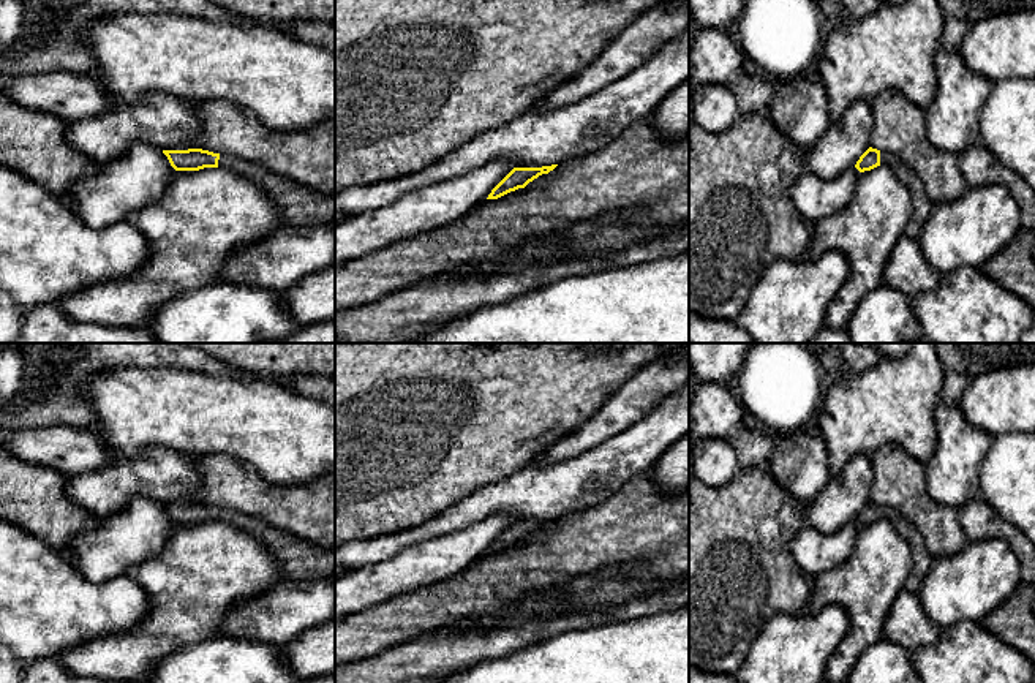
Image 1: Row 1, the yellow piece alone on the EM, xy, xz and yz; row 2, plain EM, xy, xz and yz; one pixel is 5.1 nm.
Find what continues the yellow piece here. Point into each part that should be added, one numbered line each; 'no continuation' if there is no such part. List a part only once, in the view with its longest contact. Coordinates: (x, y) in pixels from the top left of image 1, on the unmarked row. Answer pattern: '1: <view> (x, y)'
1: xy (299, 560)

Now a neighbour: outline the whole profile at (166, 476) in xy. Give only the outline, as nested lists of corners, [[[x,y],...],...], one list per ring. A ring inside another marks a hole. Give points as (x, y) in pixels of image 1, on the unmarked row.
[[[152,447],[137,457],[114,457],[101,470],[68,476],[66,495],[70,500],[103,519],[122,511],[133,496],[145,496],[161,504],[194,503],[191,492],[198,484],[193,458],[166,447]]]

